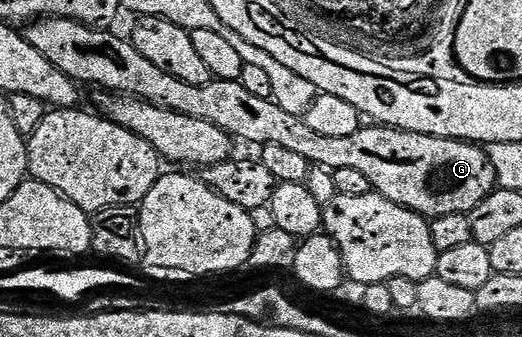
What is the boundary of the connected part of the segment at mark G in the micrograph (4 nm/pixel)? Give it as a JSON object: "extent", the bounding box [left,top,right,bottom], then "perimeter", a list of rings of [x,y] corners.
{"extent":[23,17,498,219],"perimeter":[[[66,17],[37,19],[26,29],[29,30],[24,30],[23,36],[27,43],[31,43],[31,47],[47,59],[47,63],[59,67],[63,75],[82,86],[98,85],[96,88],[101,91],[138,97],[155,107],[163,107],[191,119],[203,119],[238,142],[250,141],[254,147],[287,147],[303,155],[303,159],[307,159],[313,167],[330,171],[339,168],[359,171],[382,197],[415,211],[420,217],[432,219],[460,213],[468,215],[498,188],[492,163],[480,144],[388,127],[362,127],[355,135],[347,135],[344,139],[327,139],[327,135],[311,131],[302,118],[283,111],[274,100],[251,95],[240,81],[214,79],[206,85],[192,85],[183,83],[183,79],[175,79],[175,75],[167,75],[167,71],[159,71],[155,63],[139,55],[132,40],[125,38],[124,41],[109,33],[113,31],[80,25],[78,21]]]}

